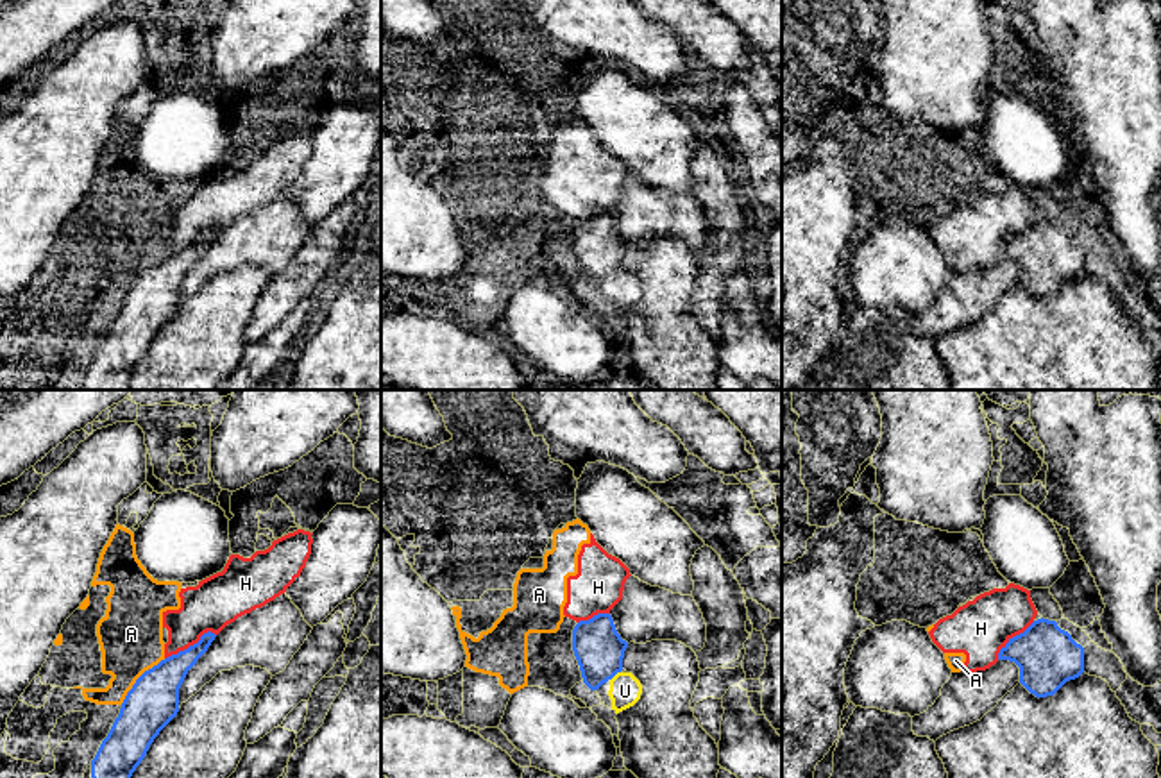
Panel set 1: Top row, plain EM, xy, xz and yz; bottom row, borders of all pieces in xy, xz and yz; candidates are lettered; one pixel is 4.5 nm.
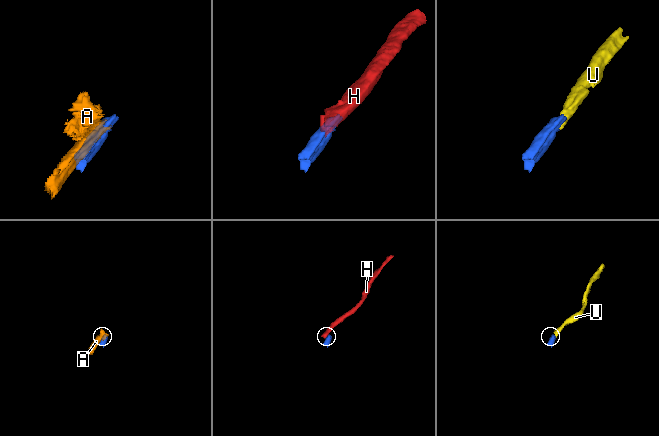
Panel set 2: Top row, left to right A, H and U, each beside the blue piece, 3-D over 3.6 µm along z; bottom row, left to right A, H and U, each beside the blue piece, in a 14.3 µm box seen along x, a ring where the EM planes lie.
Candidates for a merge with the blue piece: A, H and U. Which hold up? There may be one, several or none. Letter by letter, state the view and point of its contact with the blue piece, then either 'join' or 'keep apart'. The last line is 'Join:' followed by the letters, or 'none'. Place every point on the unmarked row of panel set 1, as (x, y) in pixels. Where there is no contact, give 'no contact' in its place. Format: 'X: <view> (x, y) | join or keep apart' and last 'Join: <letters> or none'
A: xy (138, 278) | keep apart
H: xy (190, 245) | keep apart
U: xz (614, 274) | join
Join: U

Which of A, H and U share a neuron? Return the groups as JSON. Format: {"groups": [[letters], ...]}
{"groups": [["A", "H"], ["U"]]}

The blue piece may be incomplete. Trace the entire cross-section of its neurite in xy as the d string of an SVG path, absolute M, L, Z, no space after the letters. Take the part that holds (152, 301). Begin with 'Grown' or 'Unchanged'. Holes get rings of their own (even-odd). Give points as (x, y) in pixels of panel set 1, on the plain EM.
Grown. M204 233L197 243L161 259L136 279L88 365L81 390L129 390L131 376L150 343L179 311L179 288L188 270L215 236Z

